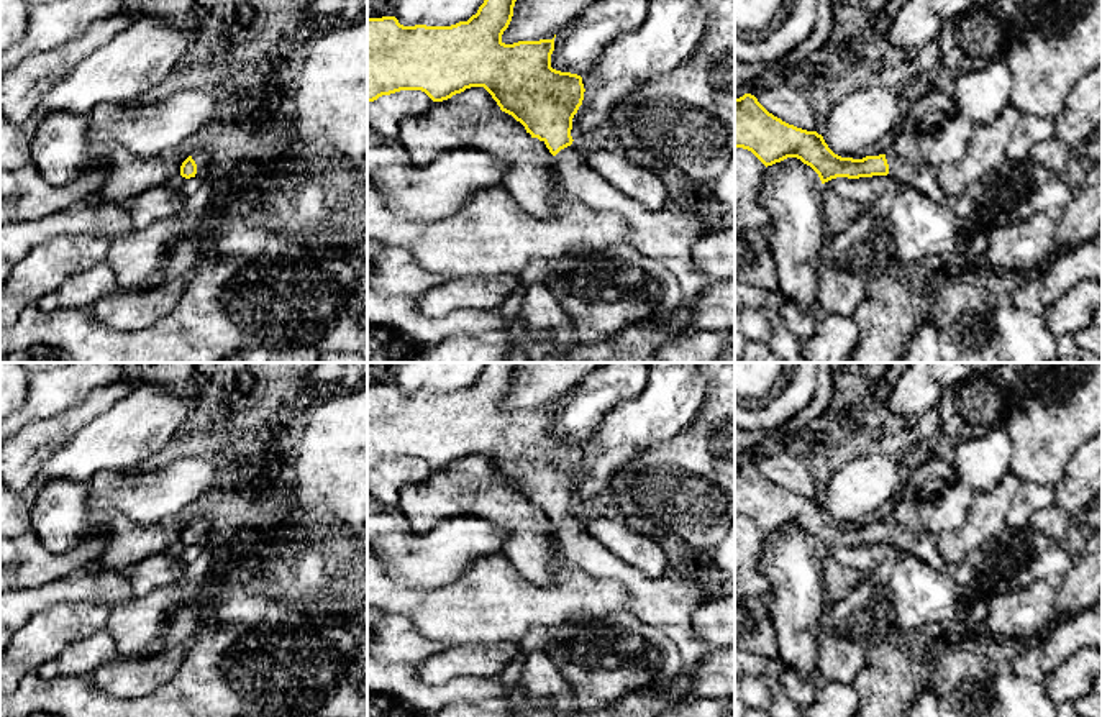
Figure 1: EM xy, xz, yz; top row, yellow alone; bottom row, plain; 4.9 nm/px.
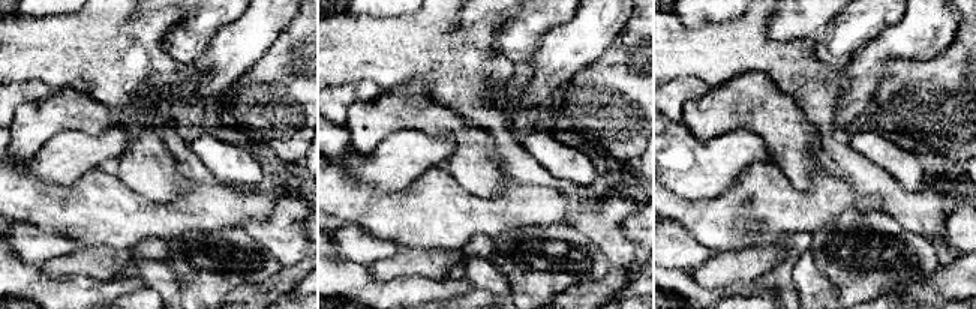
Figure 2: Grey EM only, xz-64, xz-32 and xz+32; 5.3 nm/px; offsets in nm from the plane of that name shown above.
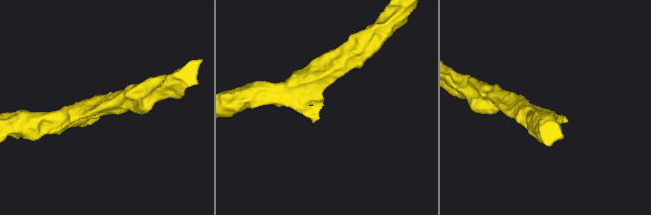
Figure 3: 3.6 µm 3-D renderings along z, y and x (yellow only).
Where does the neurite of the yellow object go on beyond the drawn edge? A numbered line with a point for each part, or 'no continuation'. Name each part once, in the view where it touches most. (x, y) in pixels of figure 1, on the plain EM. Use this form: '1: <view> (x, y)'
1: yz (919, 543)

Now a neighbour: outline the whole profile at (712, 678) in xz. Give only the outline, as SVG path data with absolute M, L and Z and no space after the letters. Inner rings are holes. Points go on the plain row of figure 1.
M735 645L713 650L697 664L685 666L676 679L681 678L690 679L682 702L735 697Z

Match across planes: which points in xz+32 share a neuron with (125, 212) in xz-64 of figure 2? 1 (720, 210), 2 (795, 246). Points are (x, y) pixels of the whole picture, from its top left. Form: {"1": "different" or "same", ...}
{"1": "same", "2": "different"}

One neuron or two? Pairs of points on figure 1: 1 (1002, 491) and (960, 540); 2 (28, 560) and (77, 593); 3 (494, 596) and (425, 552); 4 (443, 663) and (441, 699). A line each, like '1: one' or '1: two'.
1: one
2: two
3: two
4: two

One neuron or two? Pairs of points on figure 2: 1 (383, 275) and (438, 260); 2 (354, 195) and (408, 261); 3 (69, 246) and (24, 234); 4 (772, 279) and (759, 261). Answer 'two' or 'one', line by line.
1: one
2: two
3: one
4: two

